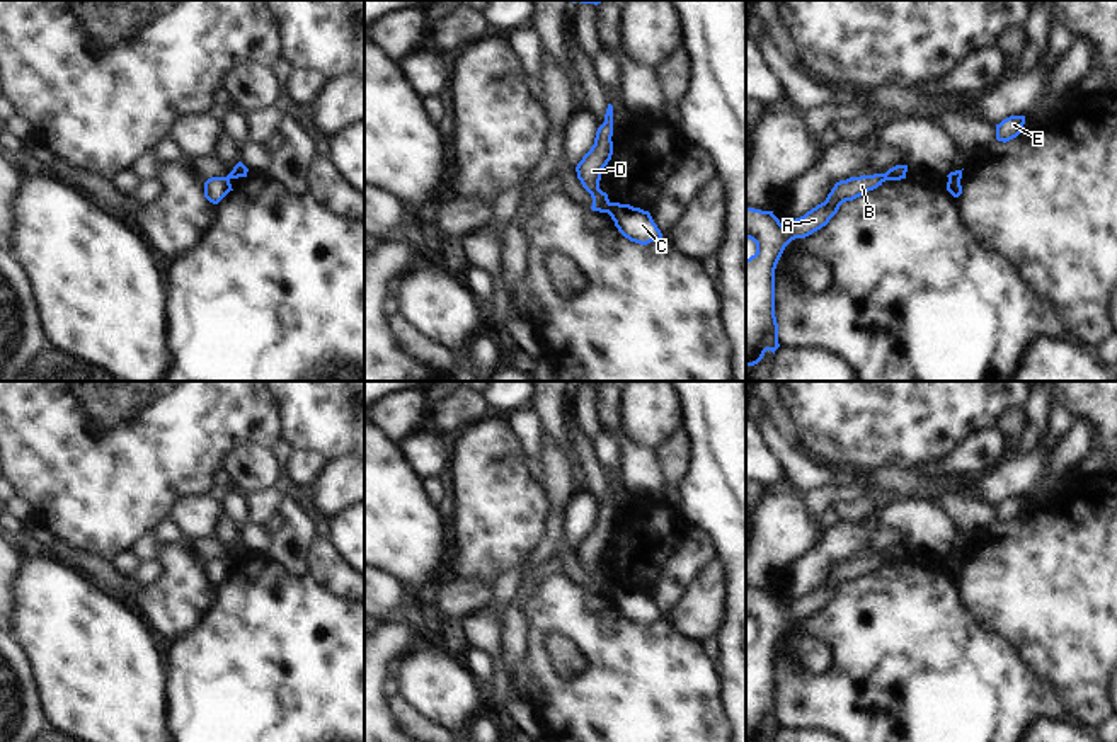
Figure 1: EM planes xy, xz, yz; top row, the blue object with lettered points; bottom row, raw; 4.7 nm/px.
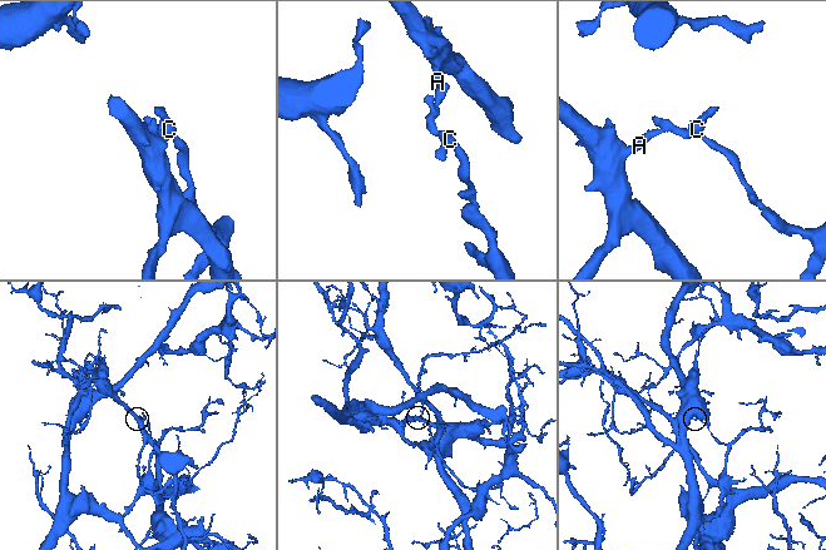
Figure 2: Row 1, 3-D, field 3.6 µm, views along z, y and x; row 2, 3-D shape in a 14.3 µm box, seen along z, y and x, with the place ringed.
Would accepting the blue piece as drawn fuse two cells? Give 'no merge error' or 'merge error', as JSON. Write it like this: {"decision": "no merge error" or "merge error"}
{"decision": "merge error"}

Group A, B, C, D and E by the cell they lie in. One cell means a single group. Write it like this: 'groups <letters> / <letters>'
groups A B D / C E

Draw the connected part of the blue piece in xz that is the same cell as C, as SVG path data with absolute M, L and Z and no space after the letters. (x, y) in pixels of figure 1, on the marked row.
M611 203L608 214L615 221L618 231L630 242L647 245L662 238L649 211L630 204Z

